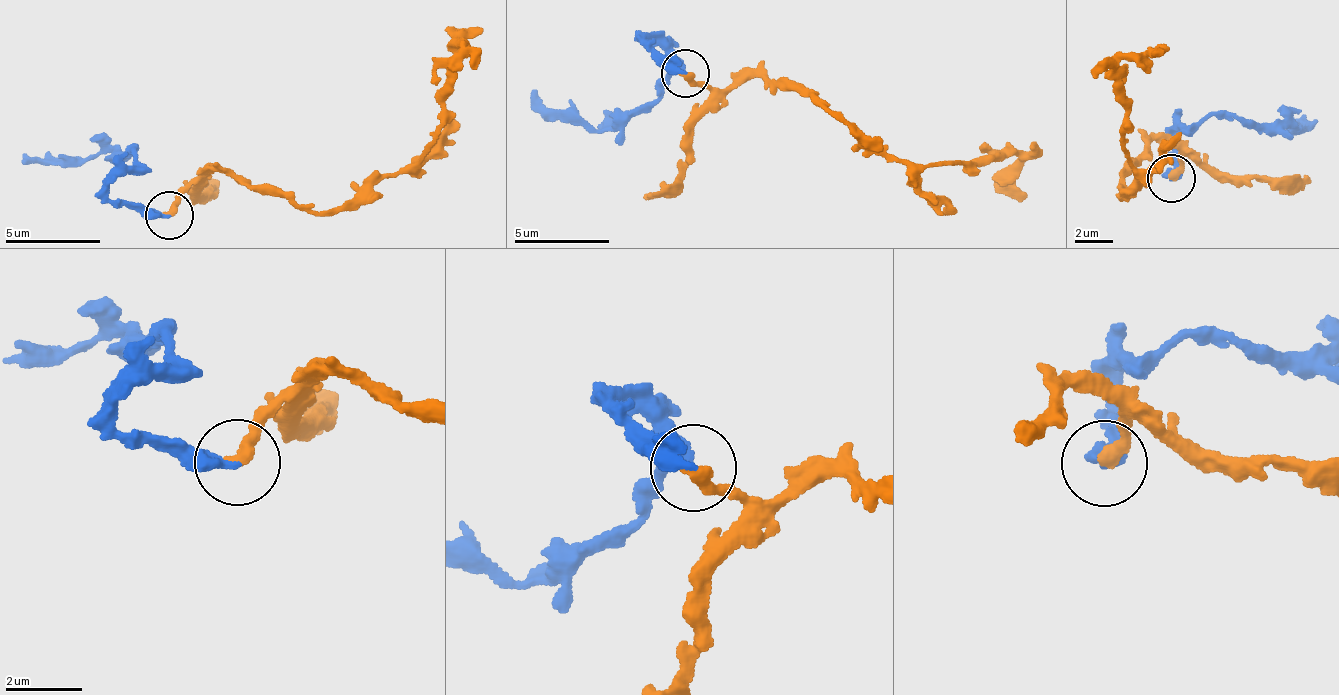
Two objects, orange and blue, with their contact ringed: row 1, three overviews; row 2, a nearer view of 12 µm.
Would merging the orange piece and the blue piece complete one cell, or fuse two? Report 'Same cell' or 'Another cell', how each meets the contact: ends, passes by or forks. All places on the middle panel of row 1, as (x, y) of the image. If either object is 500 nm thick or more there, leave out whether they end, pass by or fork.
Same cell. At the ring orange ends. At the ring blue ends

